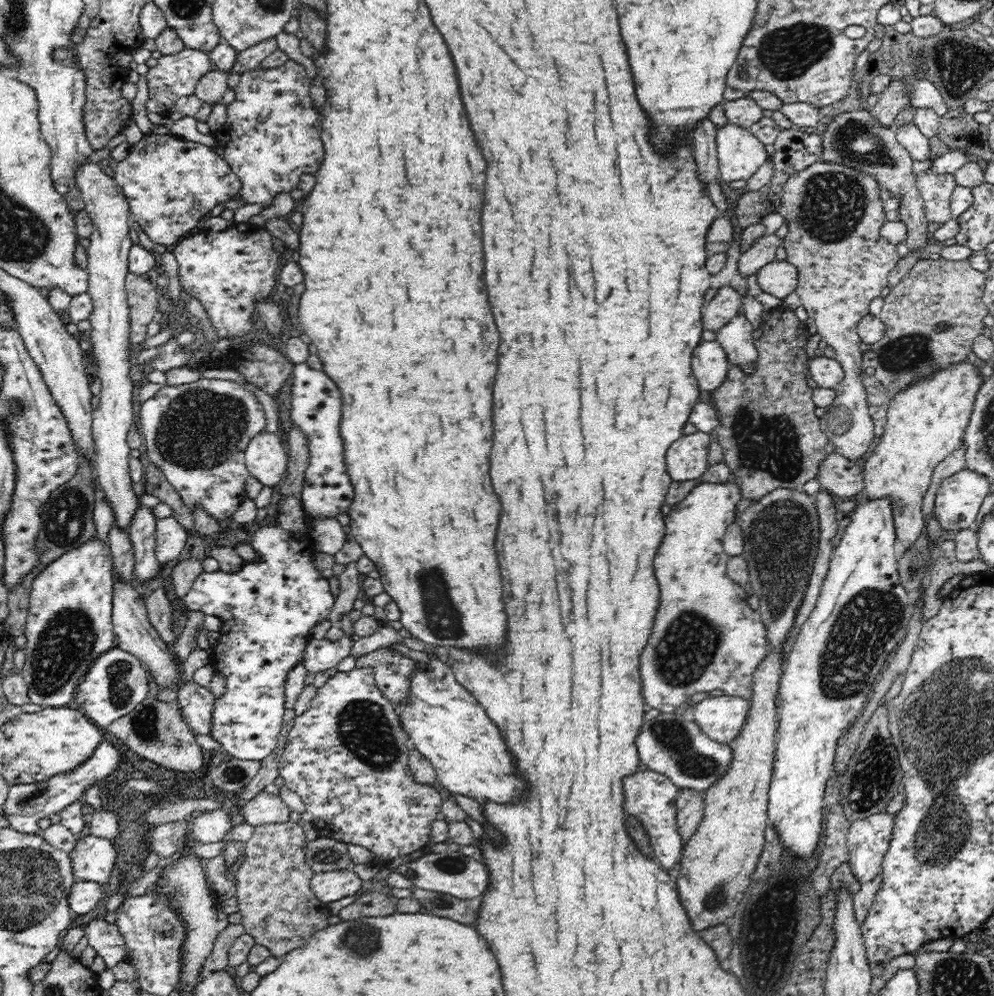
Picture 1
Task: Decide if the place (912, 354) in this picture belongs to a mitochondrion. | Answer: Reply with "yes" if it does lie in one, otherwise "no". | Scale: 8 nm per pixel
yes

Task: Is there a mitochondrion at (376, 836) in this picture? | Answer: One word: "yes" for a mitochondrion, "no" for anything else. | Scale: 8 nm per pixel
no

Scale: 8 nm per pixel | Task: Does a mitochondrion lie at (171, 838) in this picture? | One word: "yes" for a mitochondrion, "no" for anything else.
no

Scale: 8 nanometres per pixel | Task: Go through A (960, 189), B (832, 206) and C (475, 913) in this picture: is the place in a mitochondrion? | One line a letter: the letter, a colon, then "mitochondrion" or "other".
A: other
B: mitochondrion
C: other

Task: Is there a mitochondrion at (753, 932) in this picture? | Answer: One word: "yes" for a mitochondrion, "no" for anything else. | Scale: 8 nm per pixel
no

